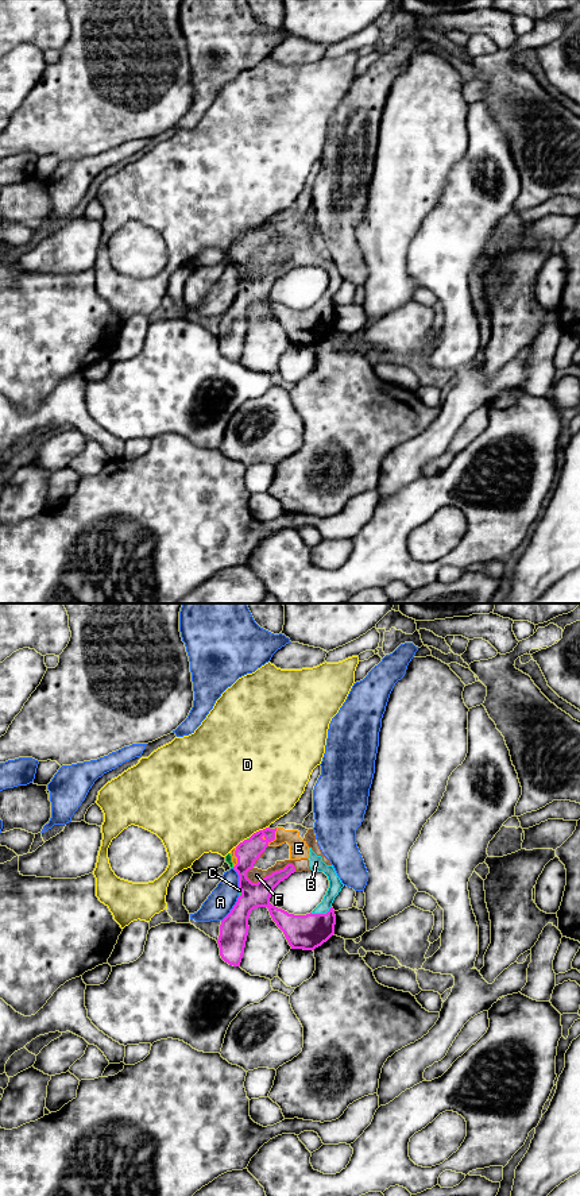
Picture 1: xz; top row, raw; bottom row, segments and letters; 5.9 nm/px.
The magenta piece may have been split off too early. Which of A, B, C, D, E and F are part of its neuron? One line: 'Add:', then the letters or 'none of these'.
Add: B, C, E, F

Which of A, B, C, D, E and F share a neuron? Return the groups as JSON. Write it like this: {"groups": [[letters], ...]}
{"groups": [["A"], ["B", "C", "E", "F"], ["D"]]}

